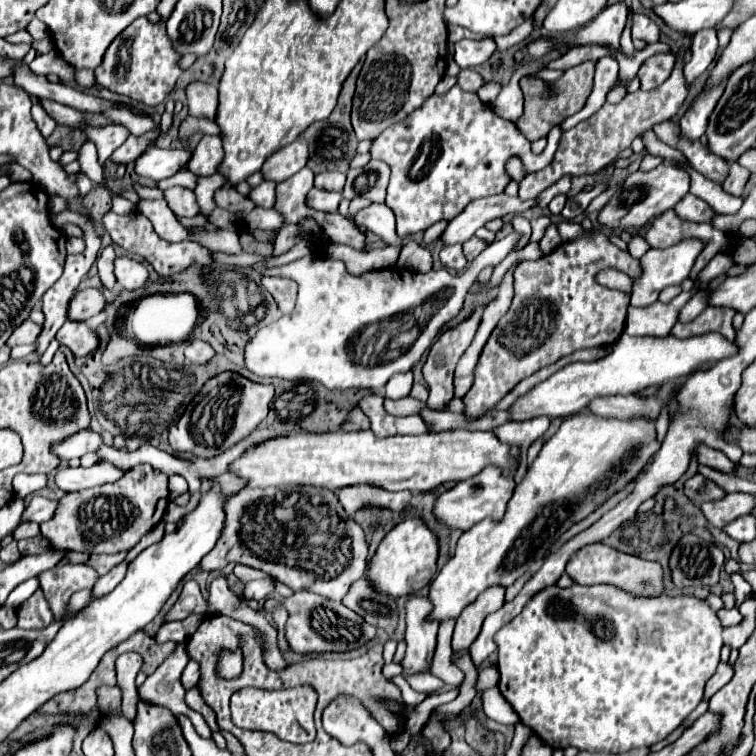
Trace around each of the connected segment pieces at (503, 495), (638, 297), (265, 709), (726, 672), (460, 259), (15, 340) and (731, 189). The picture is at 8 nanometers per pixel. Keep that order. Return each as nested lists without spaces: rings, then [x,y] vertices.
[[[485,467],[479,475],[465,479],[457,483],[453,489],[439,495],[435,501],[435,515],[441,525],[449,529],[467,531],[485,517],[501,519],[505,515],[505,507],[513,495],[513,489],[515,489],[513,475],[503,475],[503,469],[499,467]]]
[[[683,239],[681,243],[673,245],[673,247],[667,247],[667,249],[651,249],[643,255],[641,259],[641,267],[643,267],[643,273],[641,277],[635,281],[635,289],[631,293],[631,305],[635,307],[647,307],[659,297],[661,289],[663,287],[669,287],[669,285],[681,285],[683,279],[689,277],[689,271],[697,259],[697,255],[703,251],[705,243],[701,243],[701,239]]]
[[[303,685],[285,691],[267,691],[267,689],[243,688],[230,699],[232,722],[245,730],[271,731],[283,741],[291,743],[309,743],[315,739],[313,711],[317,703],[317,693],[313,687]]]
[[[719,663],[717,673],[715,673],[715,675],[707,681],[707,685],[705,685],[705,697],[709,699],[711,695],[715,695],[725,683],[731,681],[731,677],[733,677],[733,667],[731,667],[729,663]]]
[[[447,245],[447,247],[443,247],[441,253],[439,253],[439,259],[441,259],[441,265],[445,269],[461,271],[467,265],[467,259],[463,257],[461,245]]]
[[[27,319],[25,323],[21,323],[9,337],[7,345],[9,347],[15,347],[15,345],[21,345],[21,343],[35,343],[35,339],[39,337],[41,333],[41,325],[33,323],[31,319]]]
[[[731,163],[731,169],[729,169],[729,175],[727,179],[721,183],[723,191],[727,191],[729,195],[735,195],[739,197],[745,189],[745,183],[749,179],[749,171],[745,167],[741,167],[739,163]]]

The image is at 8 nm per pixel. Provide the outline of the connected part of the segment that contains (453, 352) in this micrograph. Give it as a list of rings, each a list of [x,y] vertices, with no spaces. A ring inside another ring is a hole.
[[[479,307],[473,317],[463,321],[461,325],[439,335],[439,341],[433,343],[427,361],[423,365],[423,377],[429,387],[427,405],[435,411],[445,411],[453,395],[449,395],[449,387],[453,383],[453,373],[459,357],[471,345],[483,307]]]

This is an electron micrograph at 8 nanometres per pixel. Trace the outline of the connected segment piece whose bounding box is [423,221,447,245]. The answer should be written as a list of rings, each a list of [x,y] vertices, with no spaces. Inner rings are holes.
[[[439,221],[439,223],[431,225],[431,227],[425,231],[425,237],[423,237],[423,241],[425,241],[427,245],[431,245],[433,241],[437,241],[437,239],[443,235],[445,227],[447,227],[447,221]]]

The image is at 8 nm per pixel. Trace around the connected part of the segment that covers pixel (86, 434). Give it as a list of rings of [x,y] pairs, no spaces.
[[[85,429],[85,431],[79,431],[77,435],[71,435],[63,443],[55,445],[53,451],[61,459],[73,459],[73,457],[83,457],[85,453],[91,453],[91,451],[99,449],[101,445],[103,445],[101,435],[95,433],[95,431],[91,431],[91,429]]]

